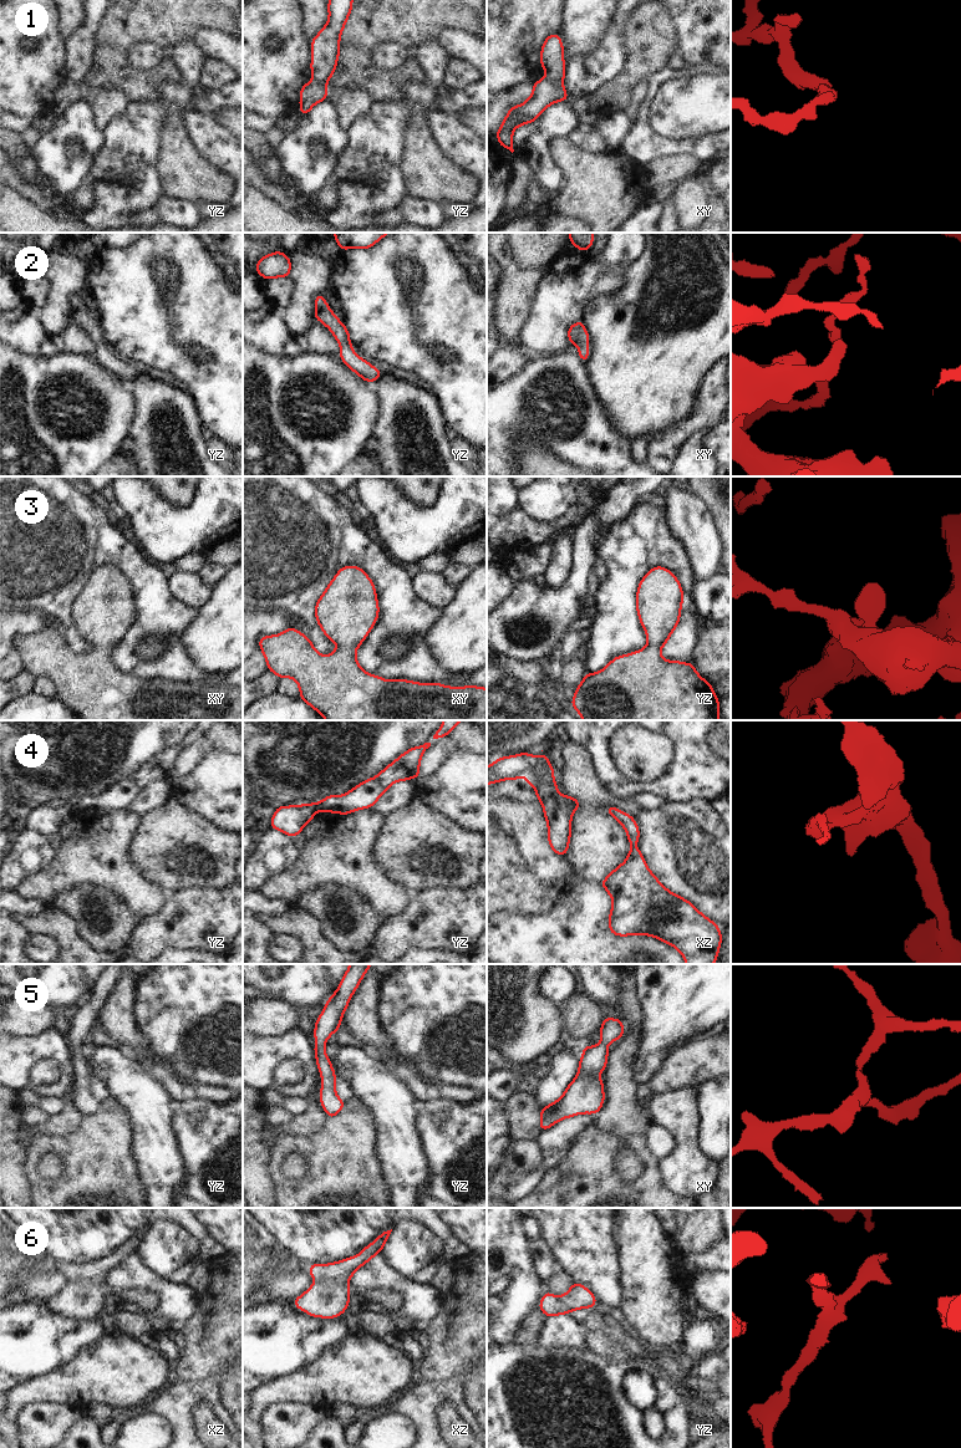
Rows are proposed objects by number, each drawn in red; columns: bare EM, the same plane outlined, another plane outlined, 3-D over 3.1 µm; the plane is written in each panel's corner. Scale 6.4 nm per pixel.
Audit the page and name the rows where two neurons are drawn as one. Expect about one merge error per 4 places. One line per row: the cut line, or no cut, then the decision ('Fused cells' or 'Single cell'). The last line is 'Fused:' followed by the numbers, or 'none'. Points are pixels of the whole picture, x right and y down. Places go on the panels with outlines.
1: Split along xy (544, 78), (562, 82). Fused cells
2: No split. Single cell
3: No split. Single cell
4: Split along xz (557, 791), (543, 802). Fused cells
5: No split. Single cell
6: No split. Single cell
Fused: 1, 4.

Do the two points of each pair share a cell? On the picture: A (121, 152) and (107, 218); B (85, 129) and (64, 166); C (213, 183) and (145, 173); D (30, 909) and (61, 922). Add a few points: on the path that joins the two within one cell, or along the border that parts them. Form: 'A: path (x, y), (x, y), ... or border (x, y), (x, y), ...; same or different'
A: path (126, 168), (136, 183), (136, 188), (123, 202); same
B: path (72, 129), (61, 141), (61, 153); same
C: border (159, 147), (156, 169), (159, 187), (163, 192); different
D: border (55, 909), (47, 909), (39, 914), (13, 913); different

